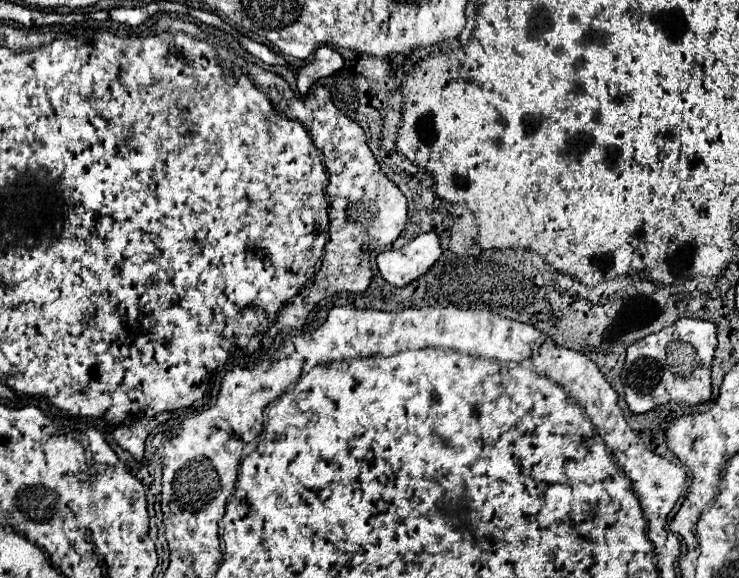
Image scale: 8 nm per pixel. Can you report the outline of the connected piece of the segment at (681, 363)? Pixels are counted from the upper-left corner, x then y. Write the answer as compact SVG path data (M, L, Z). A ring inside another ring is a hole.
M694 318L676 320L668 328L662 328L660 332L640 338L628 346L626 362L622 368L624 400L628 408L636 414L644 414L668 402L694 406L710 400L710 368L716 346L716 326L710 320Z

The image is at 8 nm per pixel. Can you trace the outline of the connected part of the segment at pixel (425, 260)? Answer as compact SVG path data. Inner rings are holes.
M434 232L416 236L400 250L384 250L376 256L380 274L392 286L406 286L418 276L426 274L428 268L440 258L442 248Z

